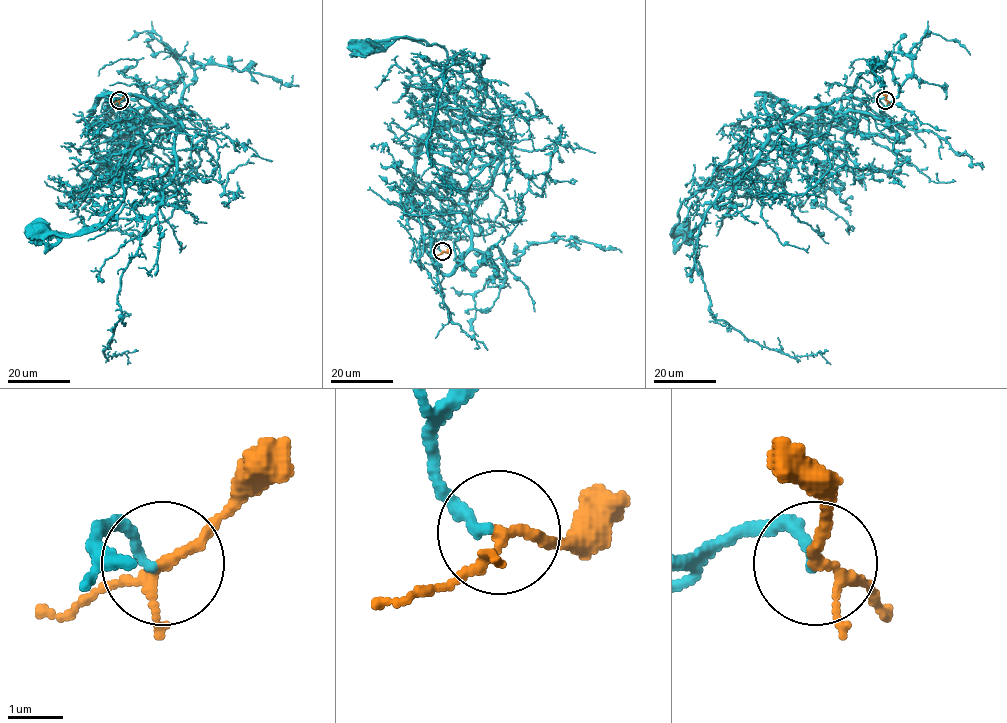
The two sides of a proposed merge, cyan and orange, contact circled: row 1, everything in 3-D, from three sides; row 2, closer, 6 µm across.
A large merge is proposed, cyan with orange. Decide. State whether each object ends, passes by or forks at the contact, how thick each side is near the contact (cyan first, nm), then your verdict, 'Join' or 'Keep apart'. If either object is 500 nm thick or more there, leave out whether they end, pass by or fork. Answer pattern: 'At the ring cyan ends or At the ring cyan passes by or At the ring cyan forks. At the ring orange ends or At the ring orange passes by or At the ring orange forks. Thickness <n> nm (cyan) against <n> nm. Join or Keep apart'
At the ring cyan ends. At the ring orange forks. Thickness 180 nm (cyan) against 150 nm. Join

